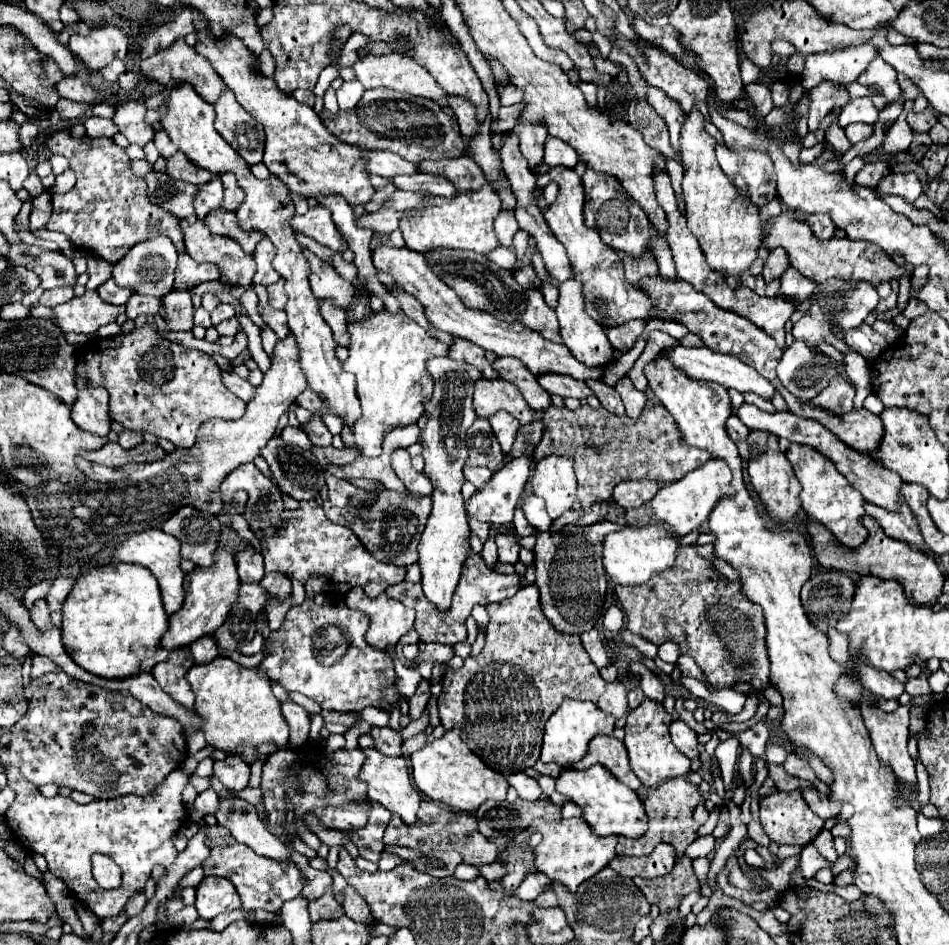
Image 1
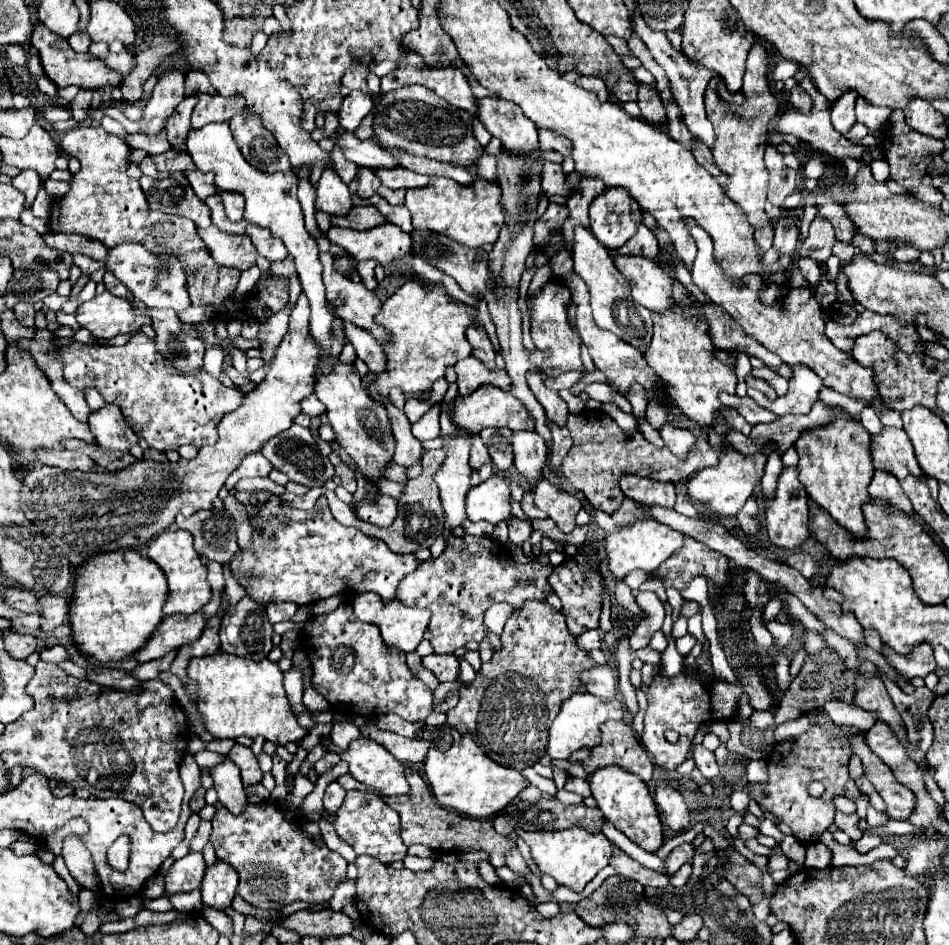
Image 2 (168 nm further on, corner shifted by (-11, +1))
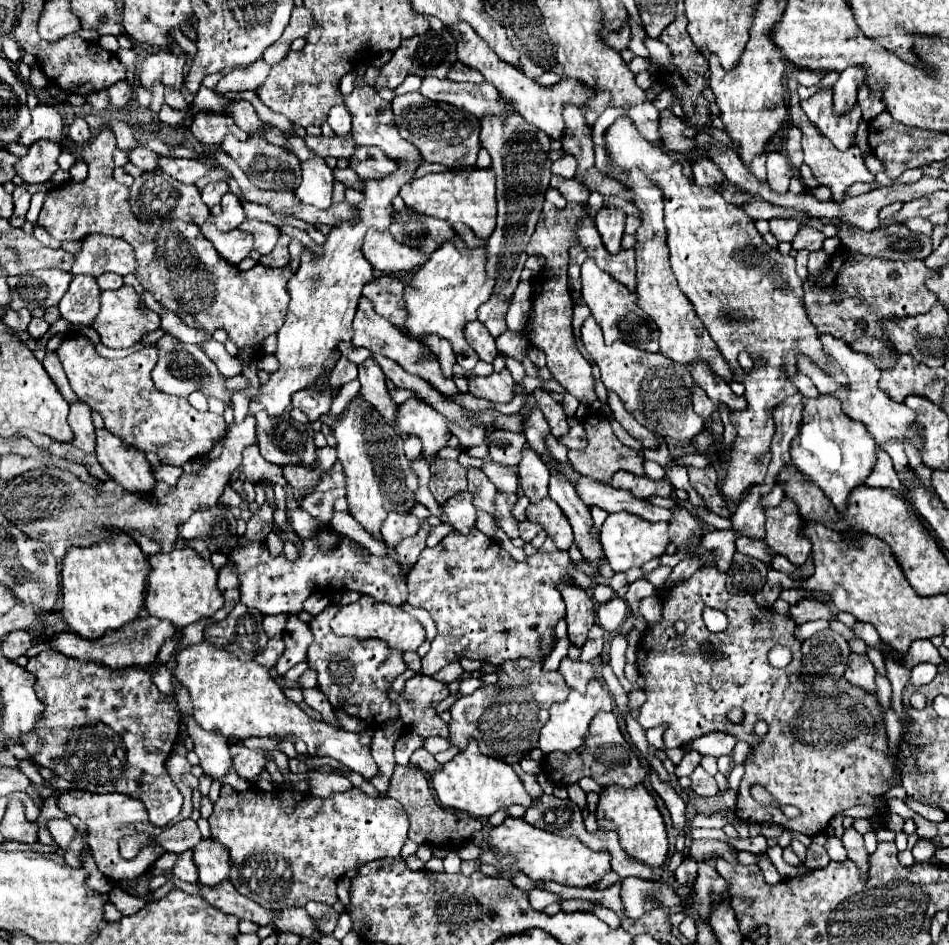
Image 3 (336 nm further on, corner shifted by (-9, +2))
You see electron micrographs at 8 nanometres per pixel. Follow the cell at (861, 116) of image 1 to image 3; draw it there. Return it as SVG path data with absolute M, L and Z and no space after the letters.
M867 79L861 83L859 101L857 101L857 103L859 103L861 111L863 111L863 119L865 119L865 121L871 121L873 117L877 117L879 113L885 111L885 105L883 105L883 101L881 101L881 93L875 91Z

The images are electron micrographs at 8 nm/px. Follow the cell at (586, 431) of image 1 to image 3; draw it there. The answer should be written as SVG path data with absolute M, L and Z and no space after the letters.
M593 413L593 415L585 417L583 423L585 423L589 445L585 449L581 449L581 451L569 451L569 463L573 465L573 469L577 469L579 473L585 473L587 477L593 477L593 479L597 479L601 483L609 483L613 473L619 471L619 469L625 469L625 471L631 471L631 473L637 473L637 475L645 475L643 459L637 455L637 451L625 447L615 437L607 417L603 417L601 413Z

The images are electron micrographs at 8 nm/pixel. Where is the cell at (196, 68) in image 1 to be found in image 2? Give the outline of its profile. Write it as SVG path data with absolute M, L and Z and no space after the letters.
M195 92L197 106L193 110L191 128L205 126L207 122L229 122L235 112L243 110L245 98L241 94L235 96L221 96L221 94L207 94L207 92Z

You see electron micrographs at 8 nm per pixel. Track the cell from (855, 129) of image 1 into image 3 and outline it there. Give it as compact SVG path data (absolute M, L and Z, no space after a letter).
M823 89L807 101L801 101L801 109L807 113L811 123L819 127L819 131L833 141L833 145L841 151L853 145L853 135L861 121L861 109L855 105L845 115L837 115L833 111L833 91Z

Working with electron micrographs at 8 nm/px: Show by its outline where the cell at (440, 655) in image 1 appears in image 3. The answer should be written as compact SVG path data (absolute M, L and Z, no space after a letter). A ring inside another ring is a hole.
M417 673L415 677L405 681L403 693L387 691L387 697L399 705L399 719L407 733L415 733L423 739L431 735L447 735L447 723L437 717L433 703L445 699L449 689L445 683ZM409 703L409 705L405 705Z

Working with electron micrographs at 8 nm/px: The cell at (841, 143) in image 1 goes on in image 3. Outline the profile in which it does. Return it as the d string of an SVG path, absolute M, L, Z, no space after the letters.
M849 67L841 73L839 81L833 87L837 113L845 113L847 109L851 109L857 103L857 91L859 91L859 85L865 79L865 75L867 75L865 67Z

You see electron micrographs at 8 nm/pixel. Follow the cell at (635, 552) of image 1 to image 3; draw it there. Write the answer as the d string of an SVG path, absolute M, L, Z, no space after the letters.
M613 513L605 519L601 527L601 543L605 549L605 557L615 573L627 571L631 567L641 567L653 557L659 557L665 553L665 547L669 543L669 533L667 533L667 523L649 523L633 513Z

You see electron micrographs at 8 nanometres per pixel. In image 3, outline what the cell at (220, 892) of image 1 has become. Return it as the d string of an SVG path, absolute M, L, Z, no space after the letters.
M211 837L201 839L193 847L193 861L197 865L199 881L203 885L217 885L217 881L229 877L229 849Z

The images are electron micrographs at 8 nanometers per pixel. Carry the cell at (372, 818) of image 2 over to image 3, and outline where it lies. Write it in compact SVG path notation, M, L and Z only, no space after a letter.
M229 785L221 787L209 825L211 837L231 851L229 881L265 909L303 907L299 901L333 905L337 879L345 871L365 861L399 857L409 831L399 801L373 799L357 789L323 799L313 793L235 791Z

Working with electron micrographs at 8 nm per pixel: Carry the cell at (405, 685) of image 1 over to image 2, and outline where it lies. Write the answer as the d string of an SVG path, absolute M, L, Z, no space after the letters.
M365 592L365 594L359 594L355 596L353 600L353 614L355 614L355 620L361 620L361 622L371 622L371 624L377 624L379 630L381 630L381 636L383 636L383 642L385 646L391 646L391 648L397 648L405 654L413 652L419 642L423 640L423 632L427 630L427 622L429 622L429 610L427 608L409 608L405 604L401 604L399 600L391 600L391 602L383 602L377 594L371 594L371 592Z

